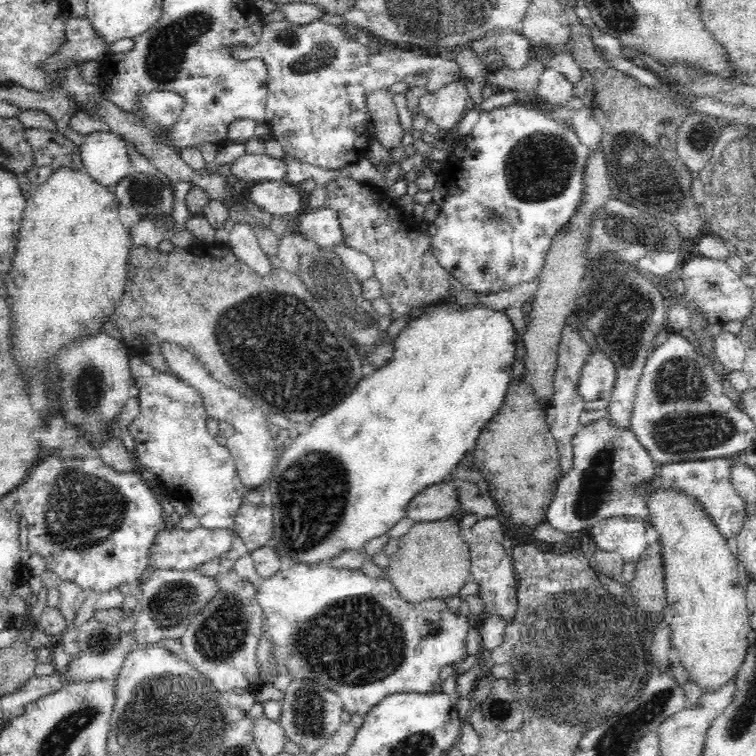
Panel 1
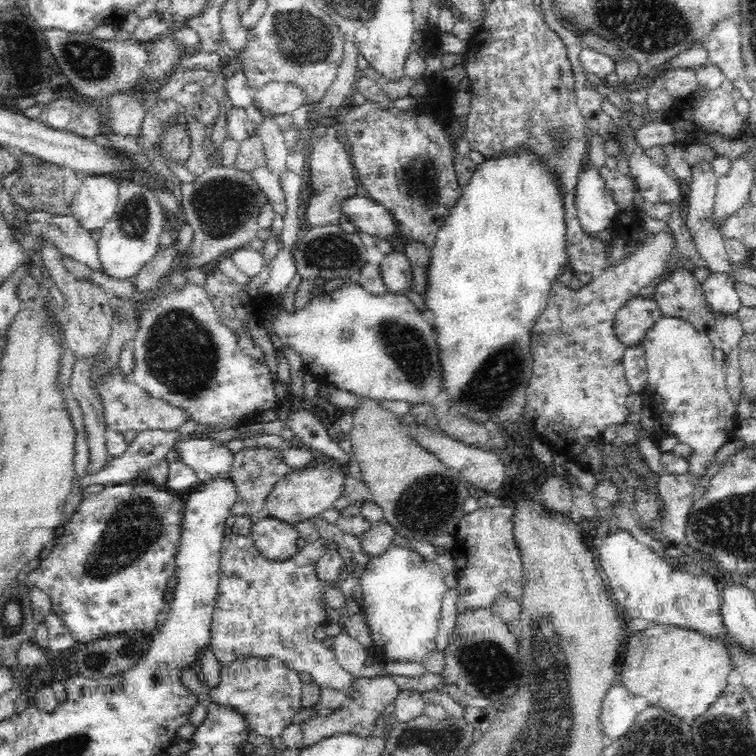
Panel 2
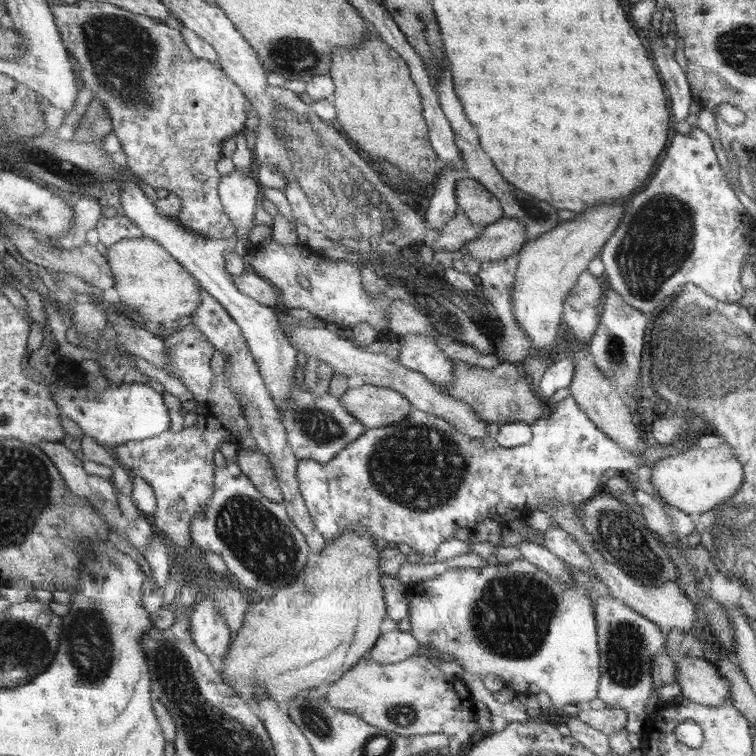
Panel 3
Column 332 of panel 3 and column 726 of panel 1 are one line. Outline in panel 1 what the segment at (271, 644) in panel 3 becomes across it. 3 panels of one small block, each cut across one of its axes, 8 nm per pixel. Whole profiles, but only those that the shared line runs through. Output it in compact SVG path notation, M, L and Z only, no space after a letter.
M657 485L652 488L652 496L648 498L650 505L650 520L658 532L658 538L663 540L663 556L667 590L663 610L664 620L672 630L672 648L675 658L679 660L688 680L702 688L702 694L708 695L721 690L736 676L744 662L748 648L748 633L750 612L747 597L740 576L738 560L713 522L701 512L687 496L677 492L667 492Z

